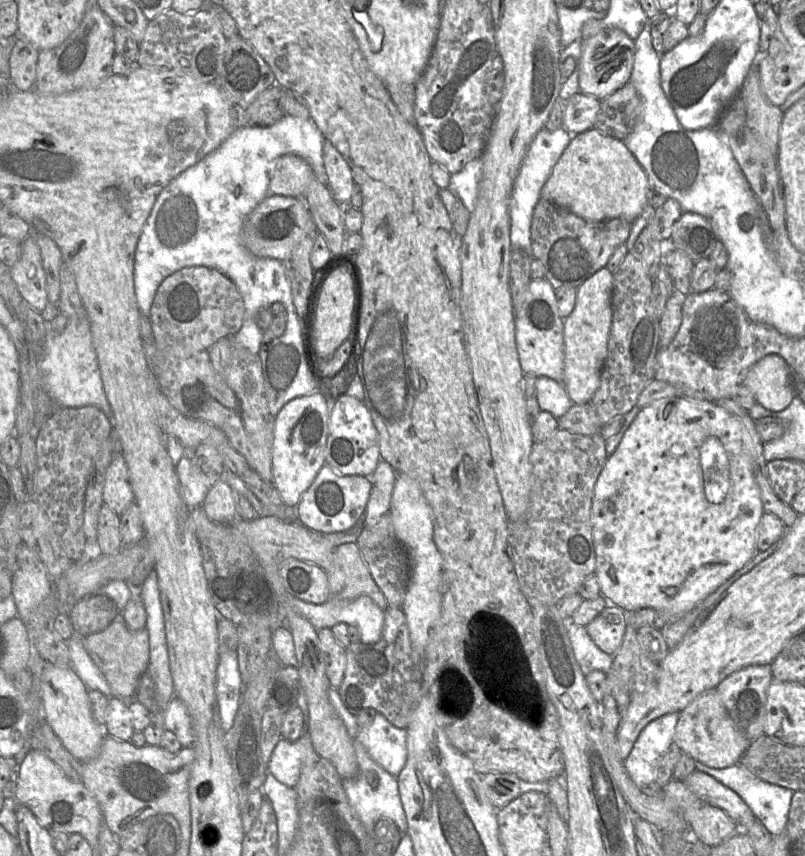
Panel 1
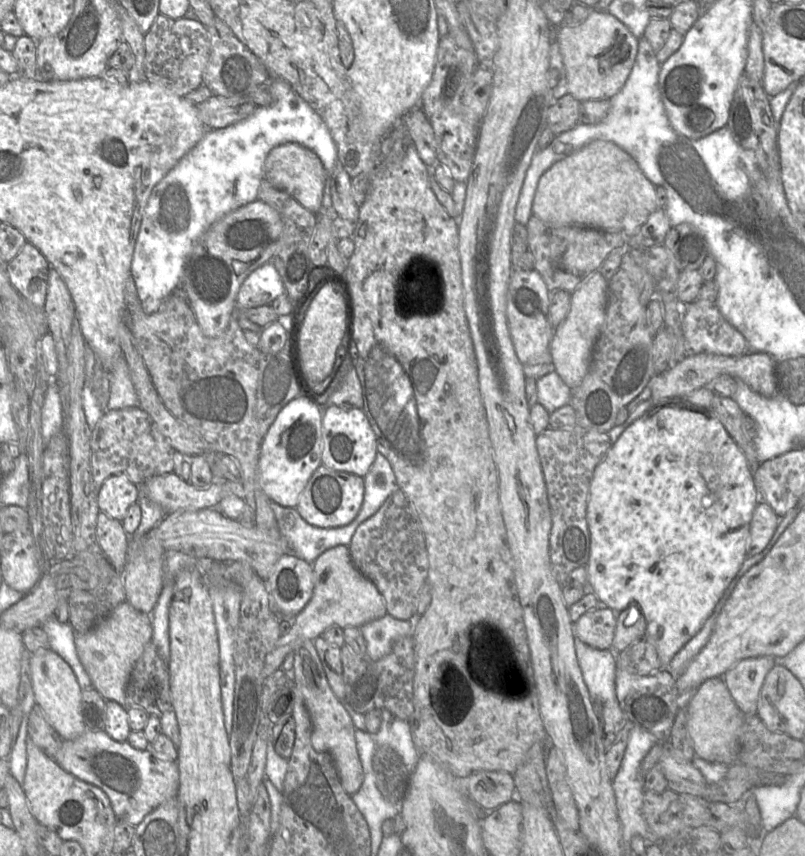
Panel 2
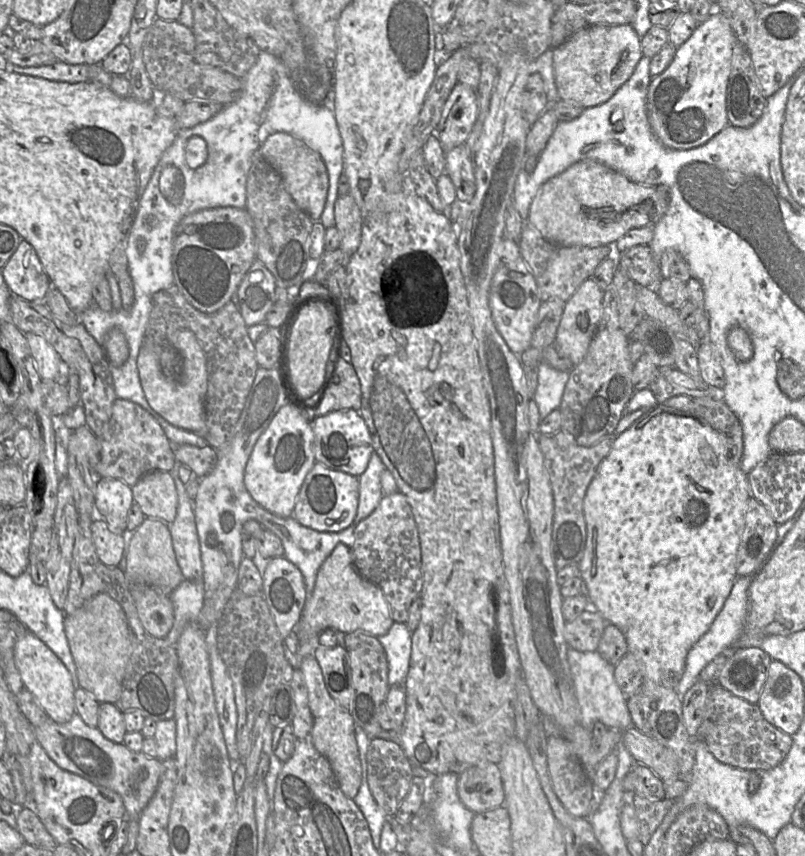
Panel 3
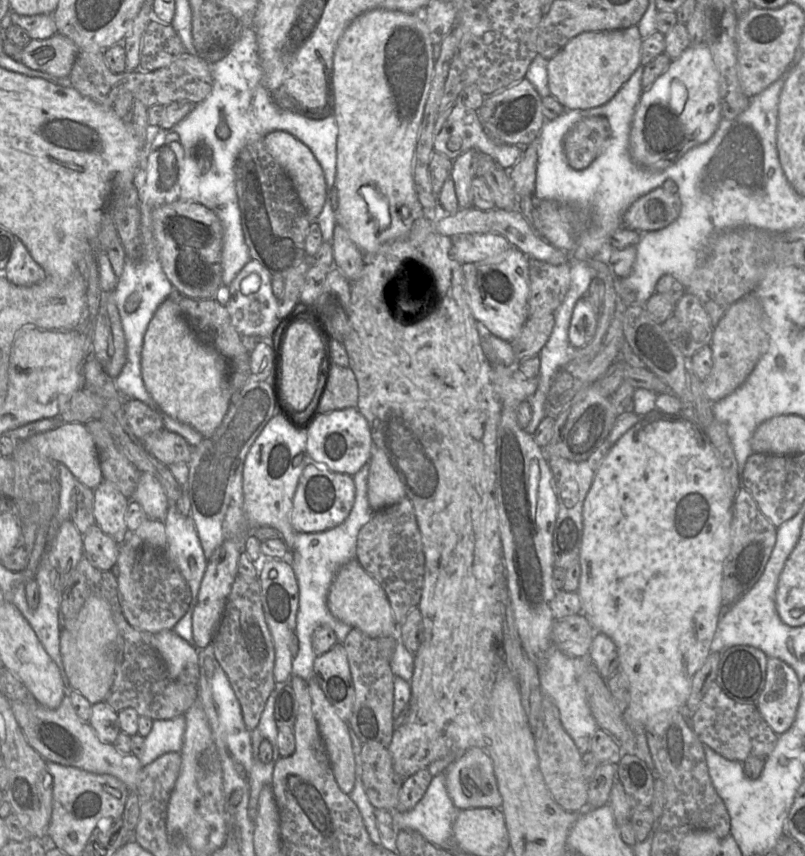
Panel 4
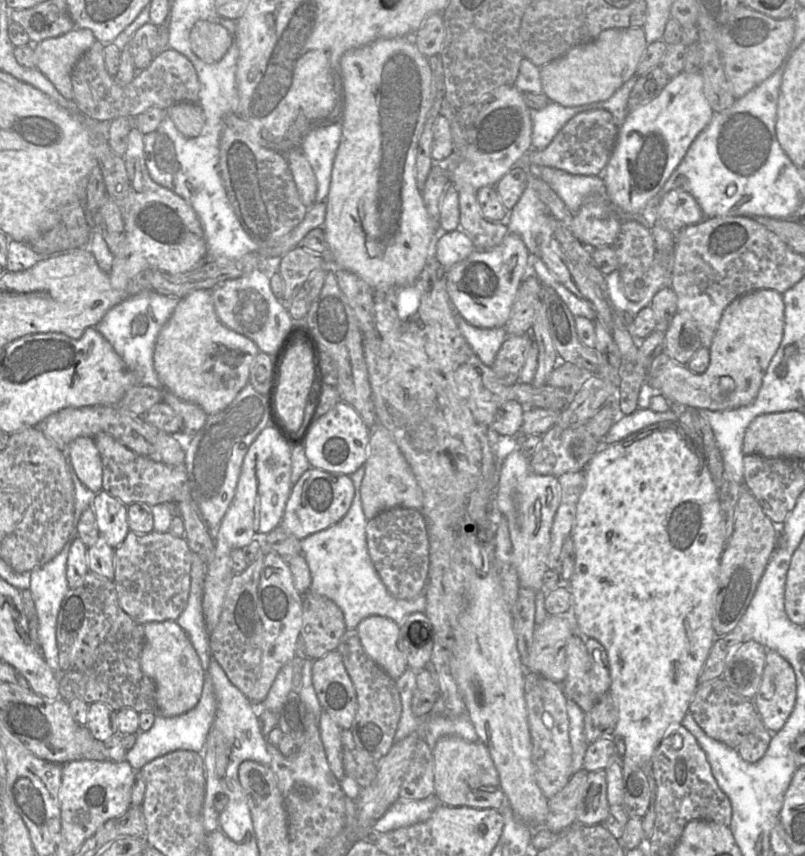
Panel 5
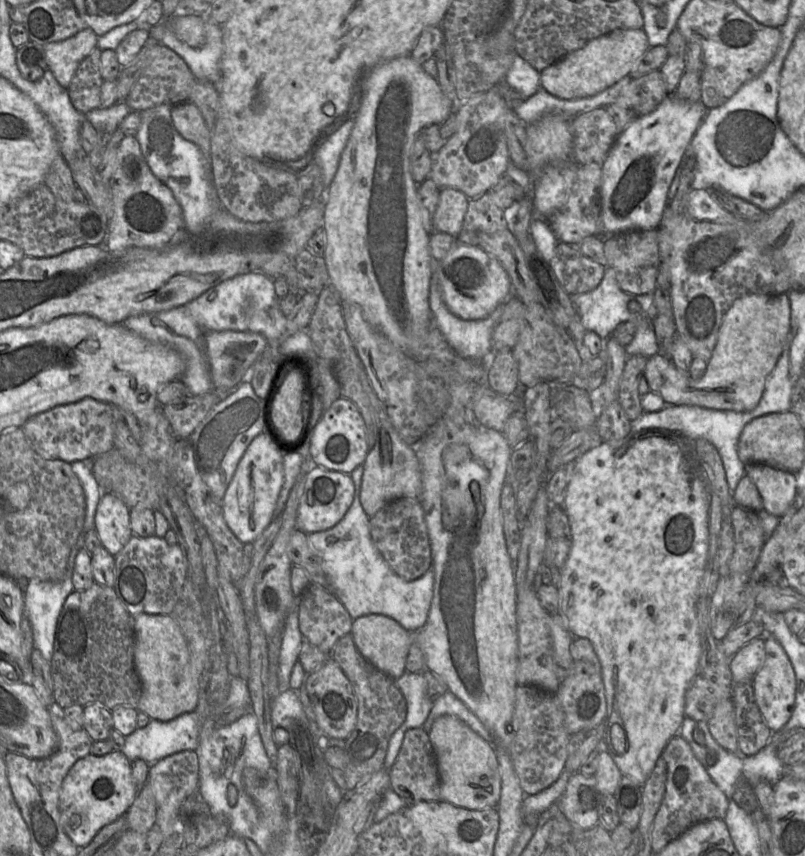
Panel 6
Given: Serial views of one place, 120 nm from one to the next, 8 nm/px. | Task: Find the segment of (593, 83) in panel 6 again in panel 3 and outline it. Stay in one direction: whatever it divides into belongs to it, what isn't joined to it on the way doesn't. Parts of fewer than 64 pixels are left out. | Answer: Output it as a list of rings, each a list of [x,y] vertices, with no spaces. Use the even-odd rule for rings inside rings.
[[[630,24],[592,25],[553,49],[553,69],[559,99],[591,108],[609,100],[631,77],[643,56],[641,38]]]

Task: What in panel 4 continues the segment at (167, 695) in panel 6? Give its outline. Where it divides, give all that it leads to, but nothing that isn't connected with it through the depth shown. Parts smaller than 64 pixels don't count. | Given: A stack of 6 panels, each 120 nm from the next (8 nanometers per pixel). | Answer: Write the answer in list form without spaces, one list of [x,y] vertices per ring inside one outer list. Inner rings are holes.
[[[162,630],[156,633],[154,638],[154,647],[164,661],[171,678],[177,681],[195,683],[198,687],[200,677],[198,650],[202,648],[192,646],[178,636],[173,630]]]

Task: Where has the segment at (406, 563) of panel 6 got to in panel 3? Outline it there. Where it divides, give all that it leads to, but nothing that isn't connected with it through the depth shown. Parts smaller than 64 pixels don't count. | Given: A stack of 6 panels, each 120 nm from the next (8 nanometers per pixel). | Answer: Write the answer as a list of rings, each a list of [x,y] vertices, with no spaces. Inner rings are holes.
[[[400,491],[384,496],[376,509],[356,526],[354,543],[350,550],[354,566],[360,575],[383,591],[394,622],[406,623],[410,606],[417,597],[420,597],[423,586],[420,540],[407,497]]]

